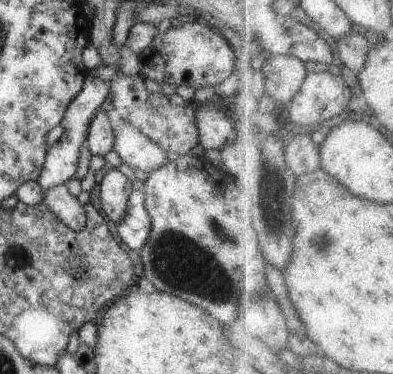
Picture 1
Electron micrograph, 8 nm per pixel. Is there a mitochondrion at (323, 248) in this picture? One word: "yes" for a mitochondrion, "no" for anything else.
yes

